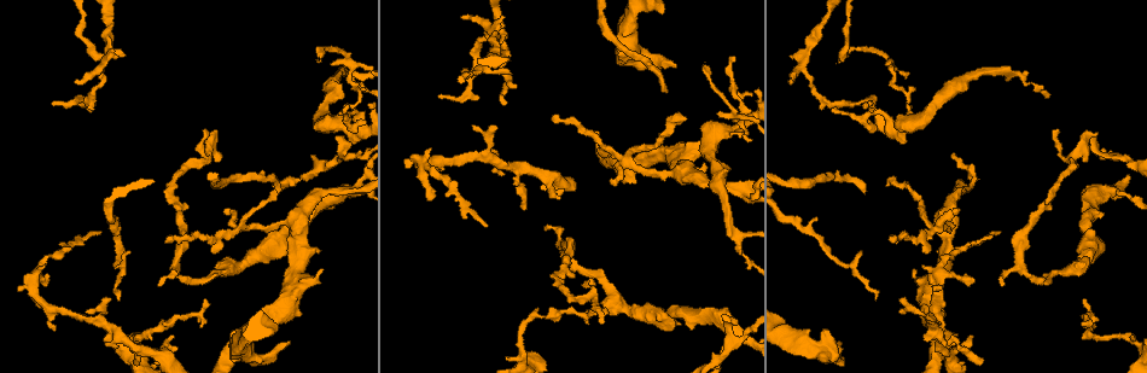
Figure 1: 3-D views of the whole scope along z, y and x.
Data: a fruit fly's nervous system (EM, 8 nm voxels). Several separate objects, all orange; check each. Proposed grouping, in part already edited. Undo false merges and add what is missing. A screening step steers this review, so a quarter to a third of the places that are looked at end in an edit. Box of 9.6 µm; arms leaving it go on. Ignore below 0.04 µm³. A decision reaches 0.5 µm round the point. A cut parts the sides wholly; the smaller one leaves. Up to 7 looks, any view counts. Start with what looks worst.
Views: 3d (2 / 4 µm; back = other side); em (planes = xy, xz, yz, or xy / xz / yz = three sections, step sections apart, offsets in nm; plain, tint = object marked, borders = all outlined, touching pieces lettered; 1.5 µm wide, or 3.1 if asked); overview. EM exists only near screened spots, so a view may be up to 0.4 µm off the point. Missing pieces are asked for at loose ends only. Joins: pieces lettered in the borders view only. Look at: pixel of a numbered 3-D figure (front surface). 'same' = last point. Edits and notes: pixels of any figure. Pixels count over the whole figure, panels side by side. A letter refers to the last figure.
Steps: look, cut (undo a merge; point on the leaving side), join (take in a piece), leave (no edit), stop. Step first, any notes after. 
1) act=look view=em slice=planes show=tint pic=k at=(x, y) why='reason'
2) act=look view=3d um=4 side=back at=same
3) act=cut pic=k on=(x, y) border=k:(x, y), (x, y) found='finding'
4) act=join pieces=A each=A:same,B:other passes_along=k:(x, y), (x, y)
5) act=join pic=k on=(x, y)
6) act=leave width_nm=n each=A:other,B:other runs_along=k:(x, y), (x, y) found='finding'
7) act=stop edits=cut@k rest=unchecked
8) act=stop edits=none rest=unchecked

act=look view=em slice=planes show=borders pic=1 at=(217, 133) why='thin end'

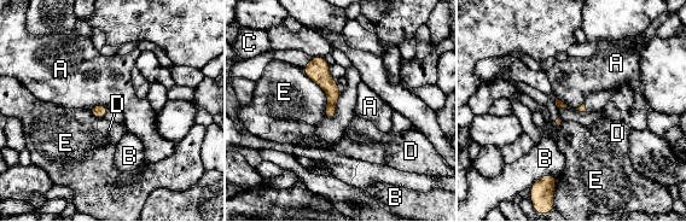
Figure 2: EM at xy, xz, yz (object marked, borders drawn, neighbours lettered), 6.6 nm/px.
act=leave each=A:other,B:other,C:other,D:other,E:other border=2:(108, 106), (93, 105), (88, 109) found='no lettered piece goes on from it'

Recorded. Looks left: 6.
act=look view=3d um=4 pic=1 at=(1000, 231) why='branch stops here'

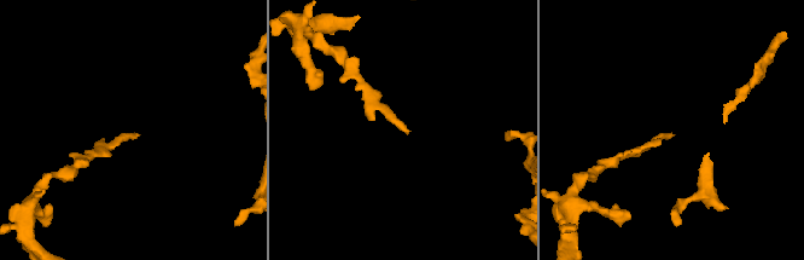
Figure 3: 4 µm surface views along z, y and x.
act=look view=em slice=planes show=tint pic=3 at=(136, 136)

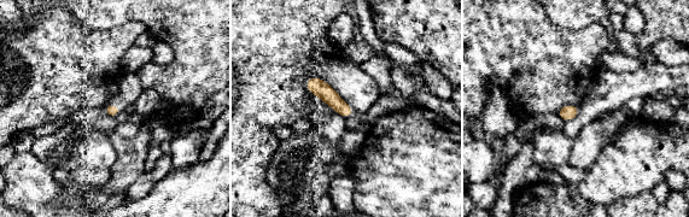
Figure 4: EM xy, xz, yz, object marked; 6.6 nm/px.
act=look view=em slice=planes show=borders at=same why='see the neighbours'

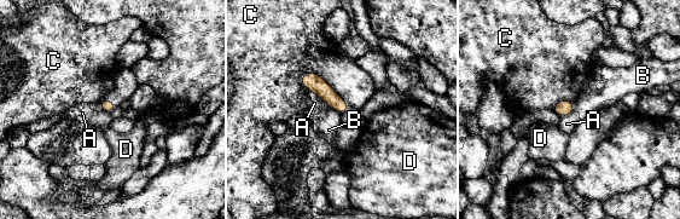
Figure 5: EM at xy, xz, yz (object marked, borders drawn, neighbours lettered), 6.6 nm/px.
act=leave width_nm=80 each=A:other,B:other,C:other,D:other border=5:(309, 90), (323, 99) found='no lettered piece goes on from it'

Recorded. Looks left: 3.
act=look view=em slice=planes show=borders pic=1 at=(213, 251) why='thin end'

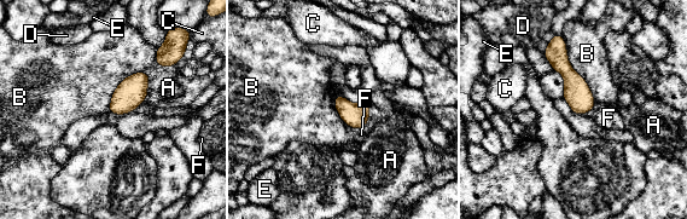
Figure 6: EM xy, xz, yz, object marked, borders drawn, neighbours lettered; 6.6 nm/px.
act=leave each=A:other,B:other,C:other,D:other,E:other,F:other border=6:(560, 34), (569, 64), (597, 103) found='no lettered piece goes on from it'

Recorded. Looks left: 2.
act=stop edits=none rest=unchecked

